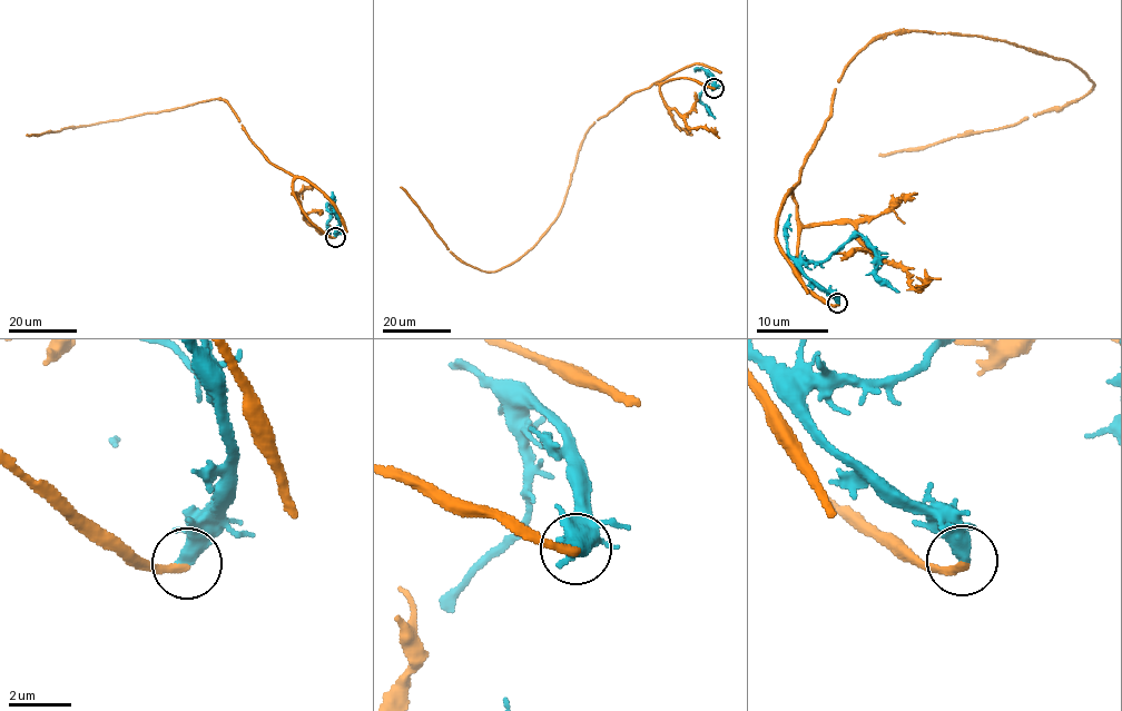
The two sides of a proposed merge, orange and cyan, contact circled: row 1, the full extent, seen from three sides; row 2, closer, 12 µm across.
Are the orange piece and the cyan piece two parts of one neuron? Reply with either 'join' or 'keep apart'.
join

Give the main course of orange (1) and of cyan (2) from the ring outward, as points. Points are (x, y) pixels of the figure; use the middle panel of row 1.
1: (714, 88), (687, 78), (653, 84), (594, 122), (559, 215), (530, 249), (492, 272), (456, 259), (400, 187)
2: (714, 88), (709, 72), (708, 86), (700, 98), (715, 118)

